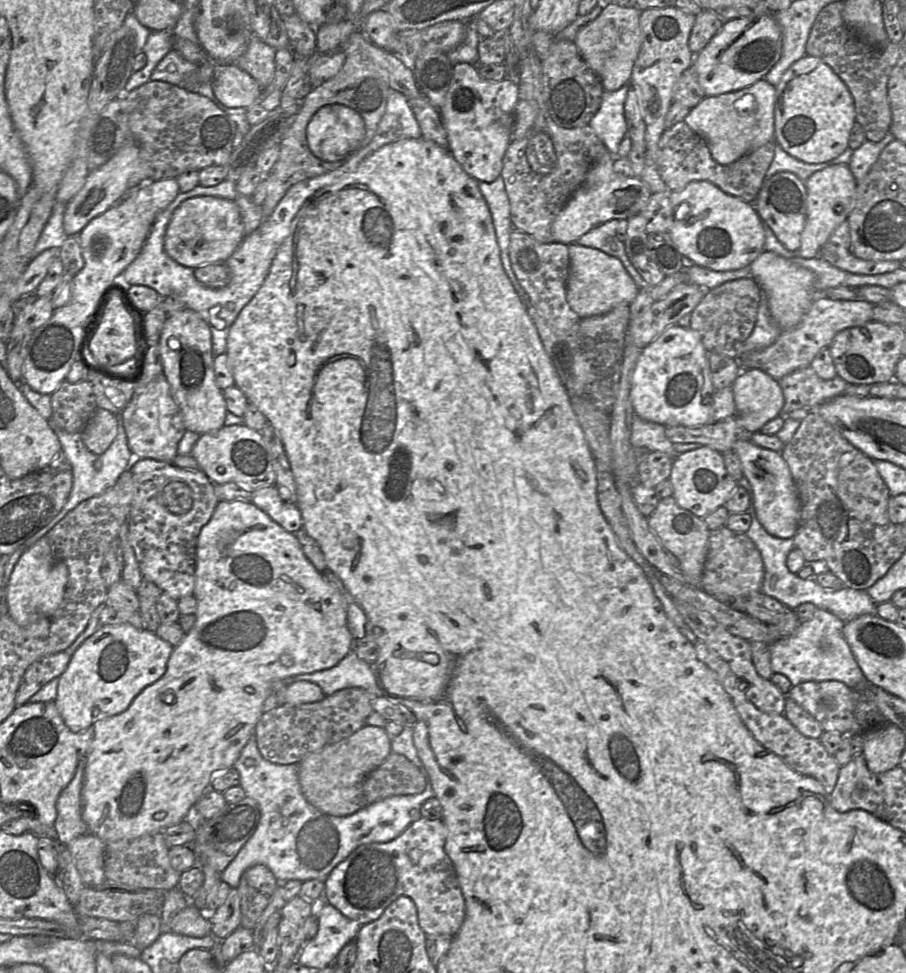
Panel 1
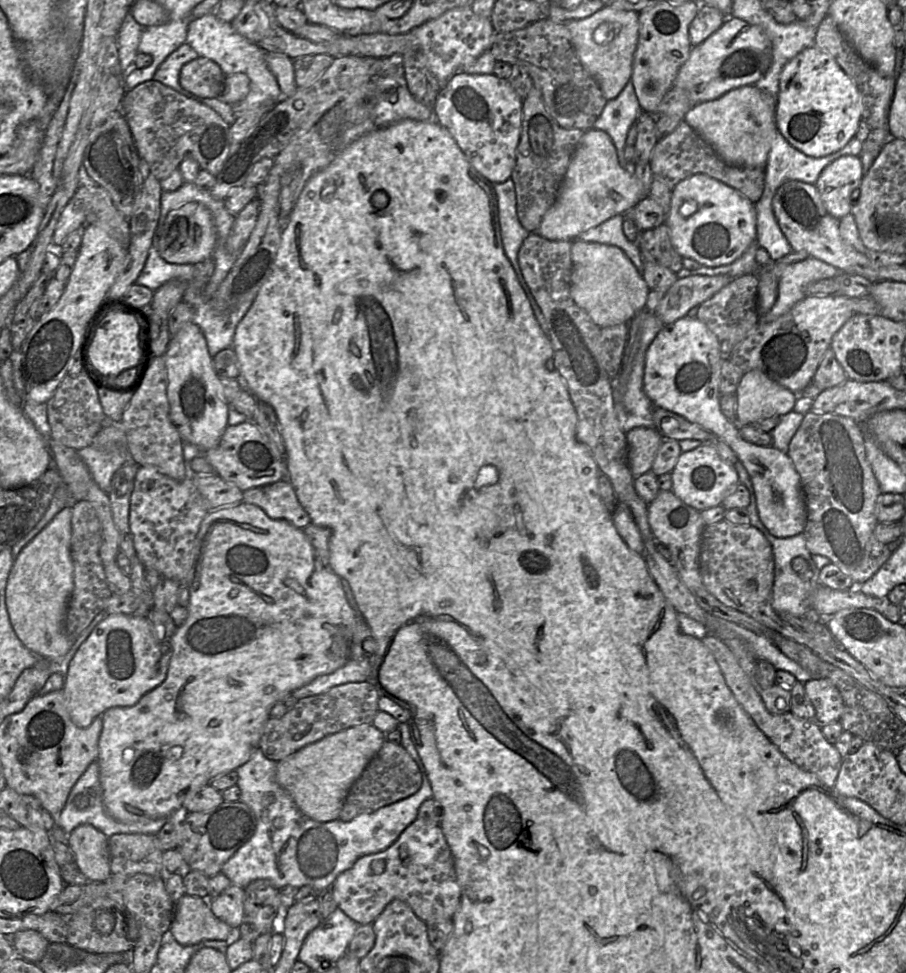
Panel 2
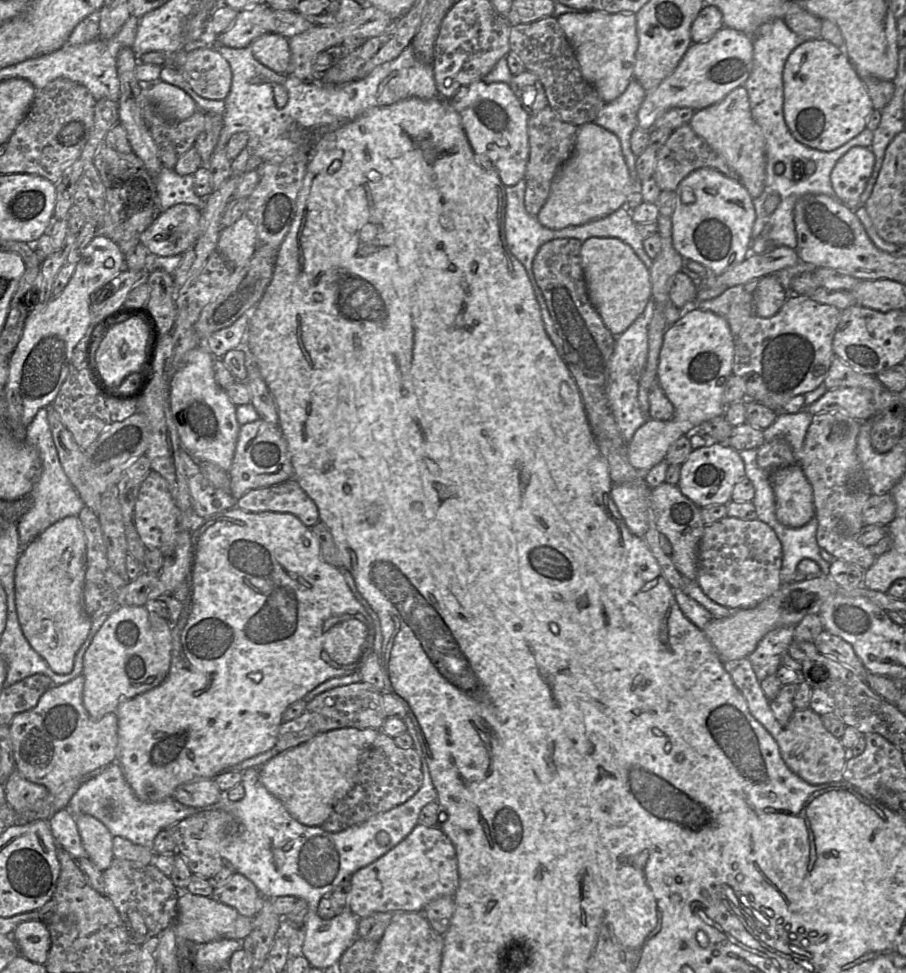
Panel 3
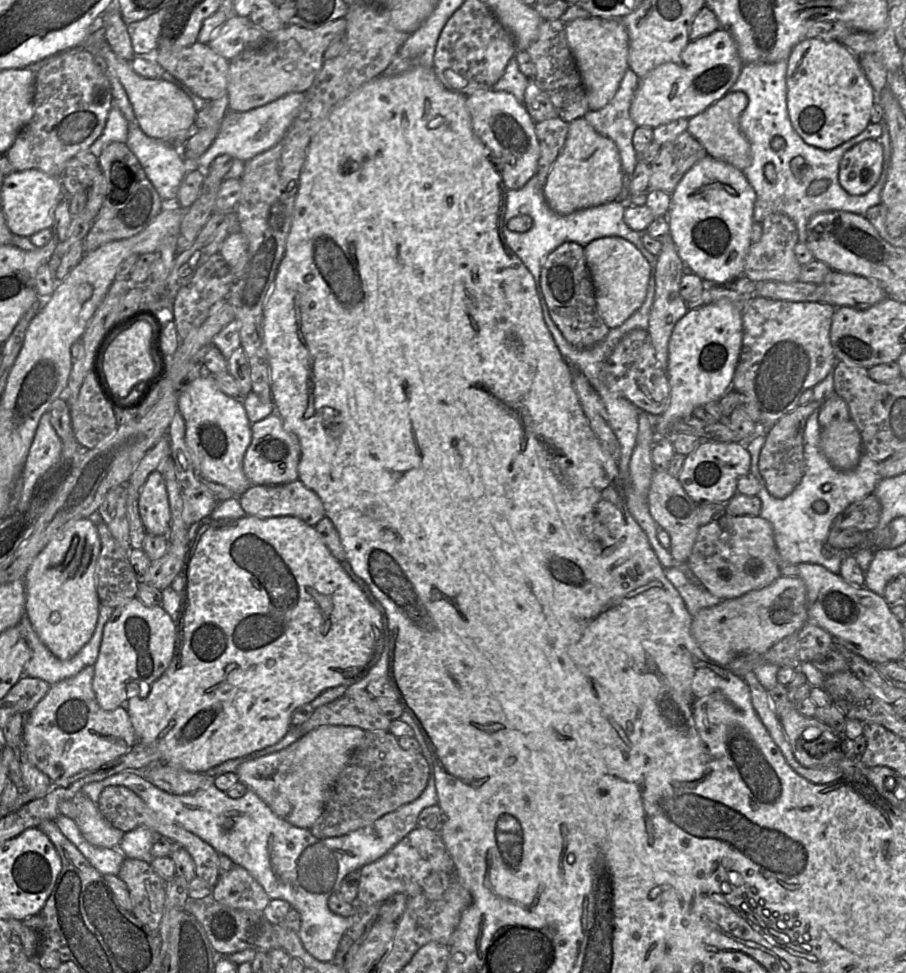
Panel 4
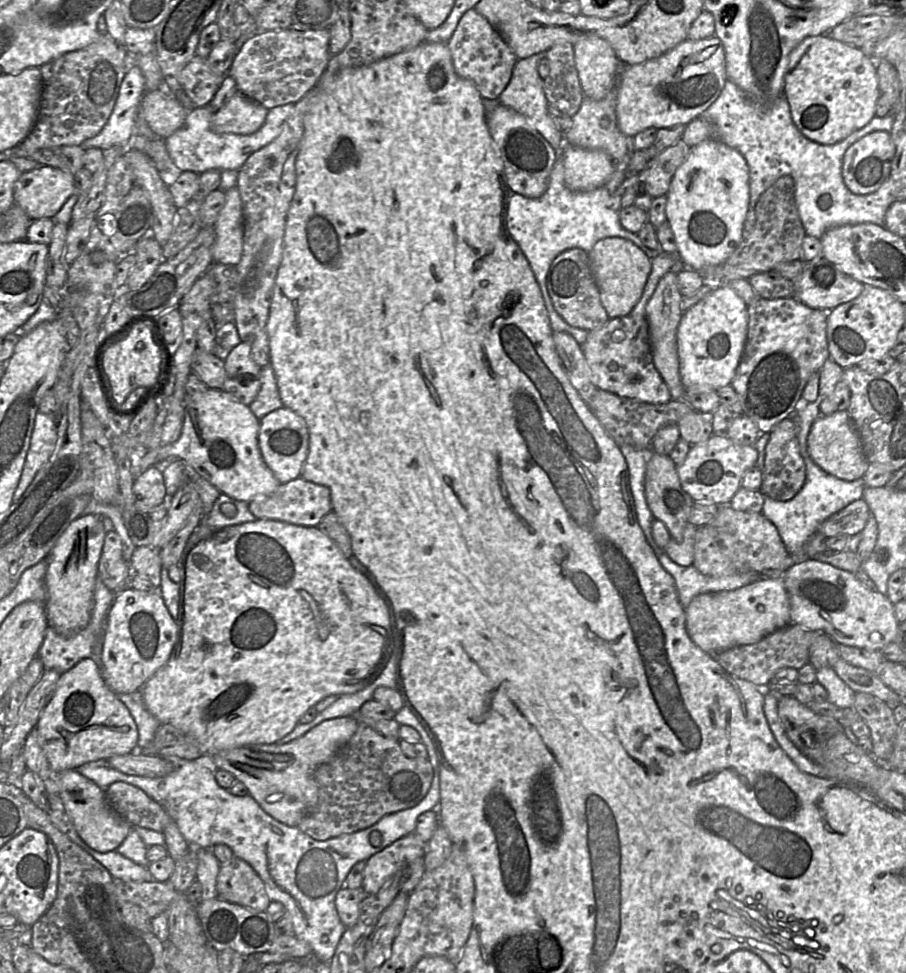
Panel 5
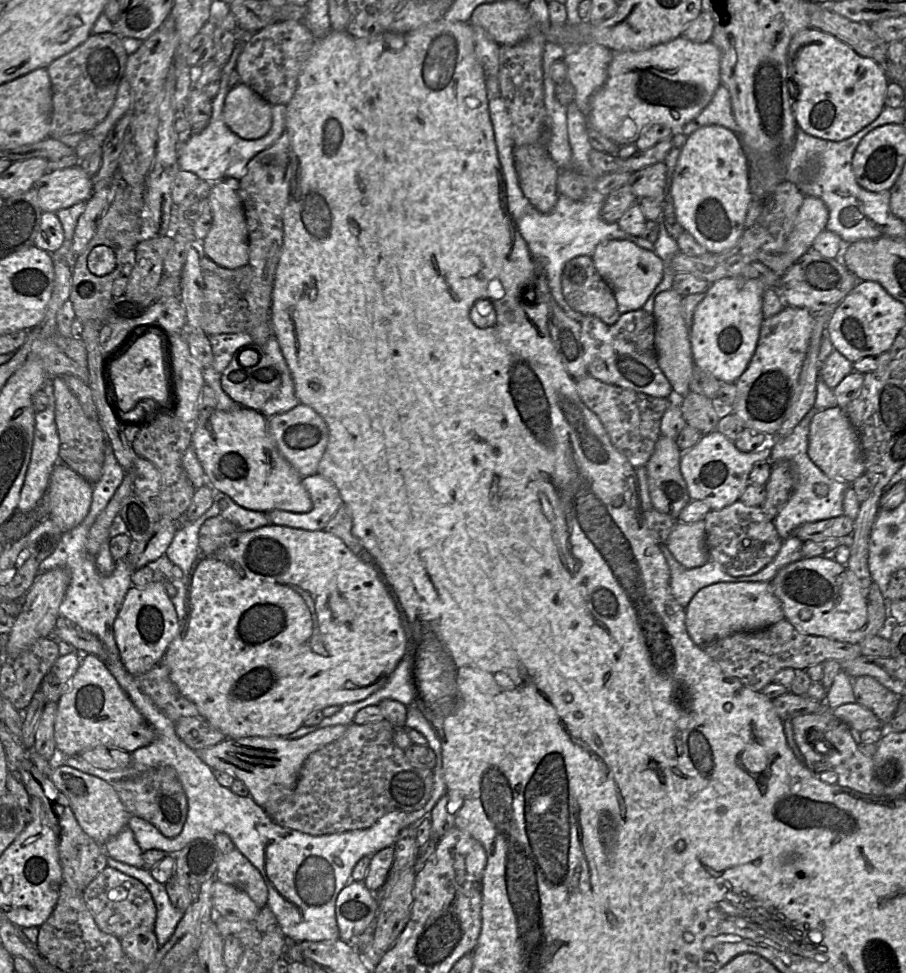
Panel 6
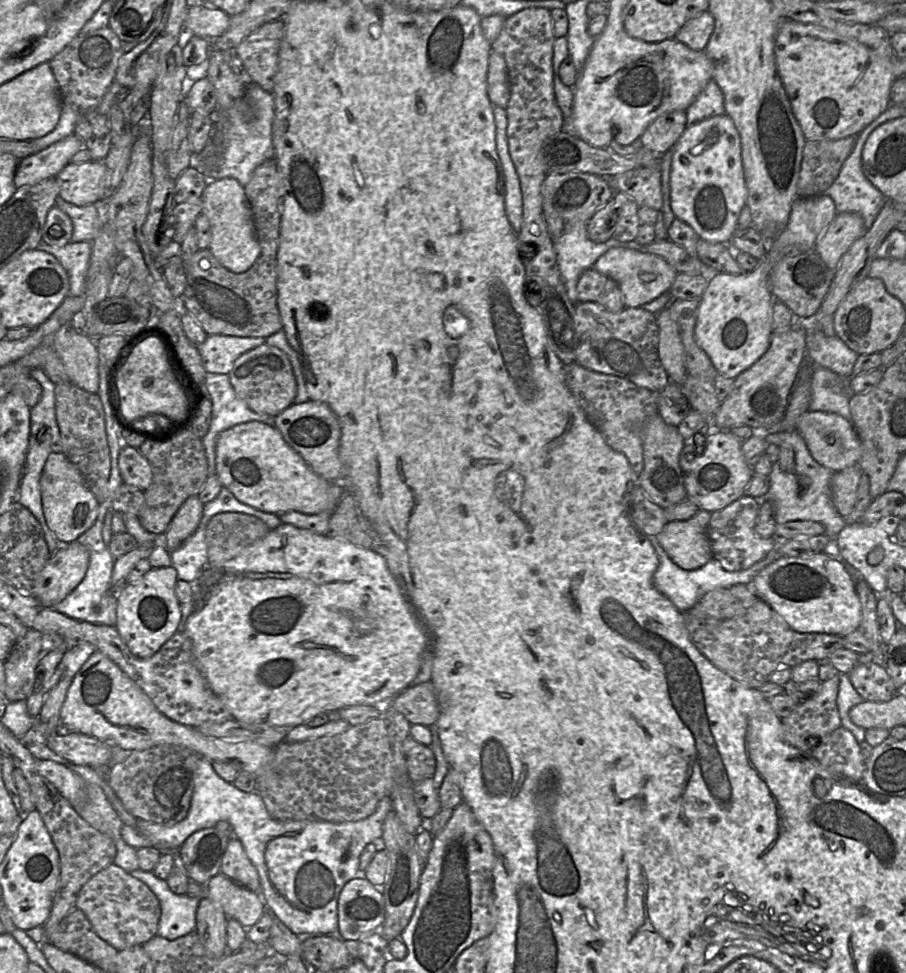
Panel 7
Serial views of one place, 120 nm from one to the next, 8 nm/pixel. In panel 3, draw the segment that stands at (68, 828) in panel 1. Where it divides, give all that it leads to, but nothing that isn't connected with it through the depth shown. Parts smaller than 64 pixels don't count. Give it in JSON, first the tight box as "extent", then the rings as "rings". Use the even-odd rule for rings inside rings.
{"extent":[65,763,200,850],"rings":[[[118,763],[100,769],[100,773],[84,782],[65,809],[73,816],[90,815],[102,822],[113,837],[123,837],[153,850],[154,839],[161,830],[196,814],[200,809],[183,805],[173,797],[156,803],[140,801],[127,783]]]}

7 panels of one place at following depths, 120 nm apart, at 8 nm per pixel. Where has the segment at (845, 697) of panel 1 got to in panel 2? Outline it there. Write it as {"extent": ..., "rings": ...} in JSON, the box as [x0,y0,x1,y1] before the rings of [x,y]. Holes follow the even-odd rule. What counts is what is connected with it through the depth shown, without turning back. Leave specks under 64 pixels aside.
{"extent":[804,679,844,724],"rings":[[[811,679],[804,683],[805,693],[815,709],[815,720],[820,724],[838,721],[844,711],[844,701],[830,679]]]}

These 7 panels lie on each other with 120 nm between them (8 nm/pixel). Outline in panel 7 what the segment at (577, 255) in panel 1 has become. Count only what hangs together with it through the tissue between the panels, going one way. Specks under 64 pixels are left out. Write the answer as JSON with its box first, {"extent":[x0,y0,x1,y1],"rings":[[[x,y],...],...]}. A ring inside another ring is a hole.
{"extent":[595,247,678,307],"rings":[[[612,247],[595,262],[597,272],[617,282],[625,307],[642,307],[670,290],[678,272],[663,258],[626,247]]]}

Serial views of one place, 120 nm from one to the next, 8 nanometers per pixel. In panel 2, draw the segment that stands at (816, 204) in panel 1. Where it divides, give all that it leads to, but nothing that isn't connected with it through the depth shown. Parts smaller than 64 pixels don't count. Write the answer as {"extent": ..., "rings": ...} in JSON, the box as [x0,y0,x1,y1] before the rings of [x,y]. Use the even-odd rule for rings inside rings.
{"extent":[757,156,863,322],"rings":[[[841,156],[824,168],[815,187],[831,216],[840,220],[851,212],[851,195],[859,189],[863,176],[860,156]],[[791,252],[778,260],[771,269],[761,276],[757,292],[758,322],[761,314],[767,313],[775,304],[778,296],[780,277],[789,264],[800,262],[810,257],[807,252]]]}

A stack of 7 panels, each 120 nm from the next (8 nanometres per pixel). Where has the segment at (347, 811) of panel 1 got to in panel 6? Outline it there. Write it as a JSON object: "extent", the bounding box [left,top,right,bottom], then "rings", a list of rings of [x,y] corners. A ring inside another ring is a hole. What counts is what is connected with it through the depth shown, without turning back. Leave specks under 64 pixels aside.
{"extent":[195,725,348,815],"rings":[[[334,725],[319,728],[298,739],[285,737],[245,737],[226,739],[215,746],[195,751],[203,762],[212,769],[230,772],[241,780],[249,789],[251,798],[262,807],[268,815],[273,815],[279,803],[295,789],[300,770],[306,758],[318,749],[339,739],[348,726]]]}

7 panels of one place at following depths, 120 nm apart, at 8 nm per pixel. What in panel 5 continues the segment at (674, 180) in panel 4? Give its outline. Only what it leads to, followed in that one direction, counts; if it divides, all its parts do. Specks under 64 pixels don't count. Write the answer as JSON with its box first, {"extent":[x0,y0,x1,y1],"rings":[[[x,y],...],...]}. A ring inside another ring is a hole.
{"extent":[638,139,691,198],"rings":[[[680,139],[649,160],[645,169],[638,174],[641,194],[652,198],[667,196],[674,174],[687,159],[690,151],[691,147]]]}

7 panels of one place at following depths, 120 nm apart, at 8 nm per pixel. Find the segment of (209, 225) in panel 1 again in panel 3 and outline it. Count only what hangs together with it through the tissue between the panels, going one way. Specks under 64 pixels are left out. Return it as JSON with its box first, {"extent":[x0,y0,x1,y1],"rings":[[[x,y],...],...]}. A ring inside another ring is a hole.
{"extent":[140,204,201,256],"rings":[[[176,204],[160,212],[140,236],[140,242],[156,256],[183,255],[197,240],[201,211],[193,204]]]}

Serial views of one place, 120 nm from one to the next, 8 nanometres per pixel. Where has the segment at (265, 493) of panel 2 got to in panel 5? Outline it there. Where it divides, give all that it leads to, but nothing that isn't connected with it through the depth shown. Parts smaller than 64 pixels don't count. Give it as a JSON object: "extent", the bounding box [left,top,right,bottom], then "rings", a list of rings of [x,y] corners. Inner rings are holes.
{"extent":[248,477,332,527],"rings":[[[299,477],[281,483],[273,493],[267,496],[257,496],[248,503],[248,509],[257,519],[277,520],[298,526],[316,527],[323,517],[332,511],[331,493],[328,487]]]}

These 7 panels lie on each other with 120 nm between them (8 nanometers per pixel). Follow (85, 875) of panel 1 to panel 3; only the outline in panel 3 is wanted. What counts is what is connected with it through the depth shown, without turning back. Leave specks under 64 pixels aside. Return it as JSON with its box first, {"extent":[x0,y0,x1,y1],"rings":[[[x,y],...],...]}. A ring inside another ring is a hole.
{"extent":[74,814,114,870],"rings":[[[82,814],[74,818],[88,859],[98,870],[106,870],[114,859],[112,834],[93,816]]]}

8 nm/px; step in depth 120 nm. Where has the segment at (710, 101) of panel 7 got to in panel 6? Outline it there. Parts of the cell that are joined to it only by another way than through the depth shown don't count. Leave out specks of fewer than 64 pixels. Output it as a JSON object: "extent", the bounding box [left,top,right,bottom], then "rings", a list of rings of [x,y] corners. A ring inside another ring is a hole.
{"extent":[681,84,739,137],"rings":[[[722,84],[716,90],[711,102],[696,118],[684,125],[681,133],[688,137],[699,128],[708,125],[723,126],[739,135],[739,128],[732,111],[730,93]]]}

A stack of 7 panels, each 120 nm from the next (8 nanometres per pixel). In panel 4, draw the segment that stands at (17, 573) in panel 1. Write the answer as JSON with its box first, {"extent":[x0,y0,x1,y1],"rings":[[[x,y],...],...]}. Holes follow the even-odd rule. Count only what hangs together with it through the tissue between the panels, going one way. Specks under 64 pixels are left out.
{"extent":[23,518,100,660],"rings":[[[89,518],[75,520],[43,548],[23,577],[29,621],[41,642],[59,660],[75,656],[95,630],[100,607],[95,586],[100,549],[93,522]]]}

